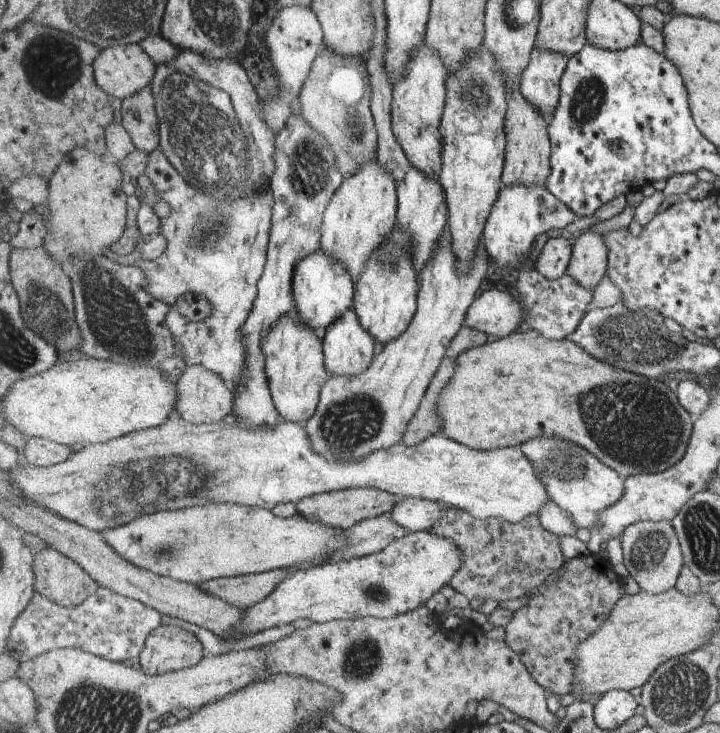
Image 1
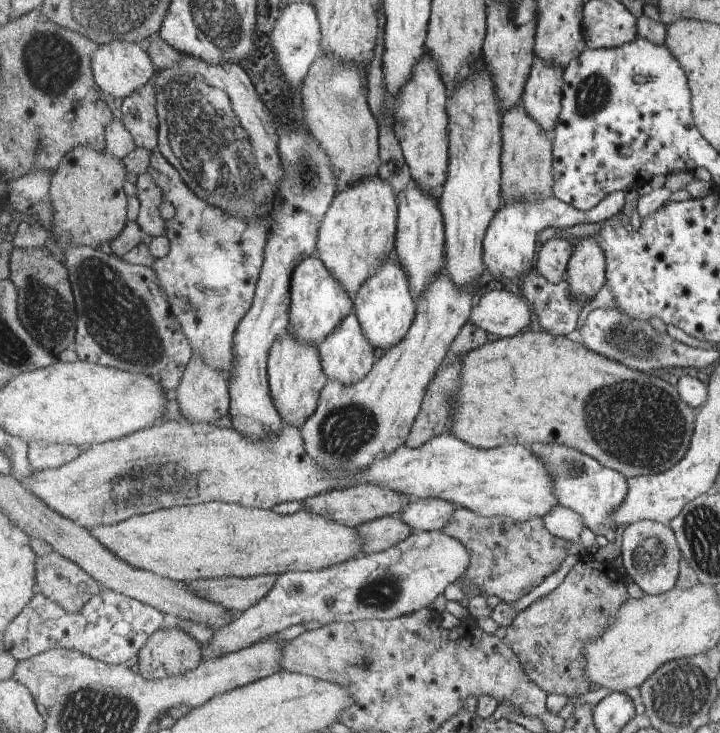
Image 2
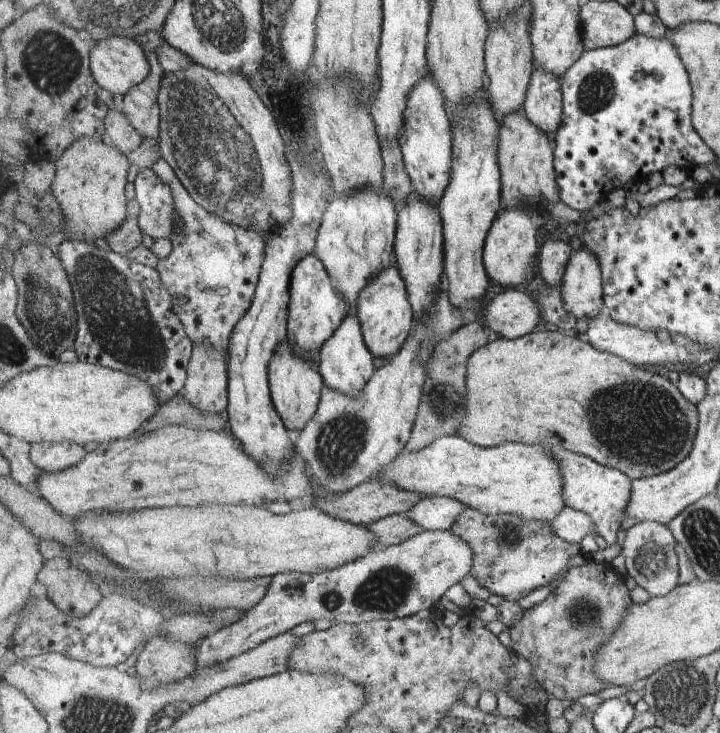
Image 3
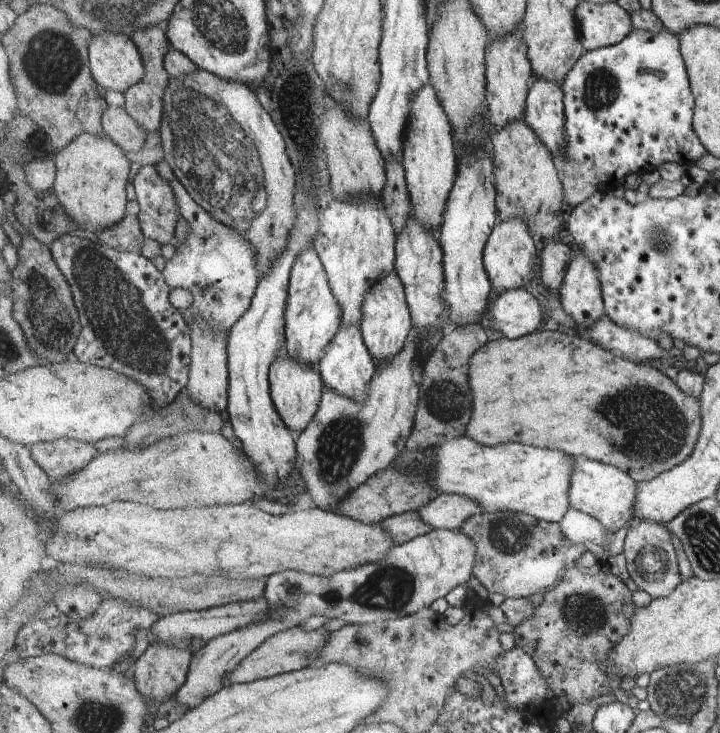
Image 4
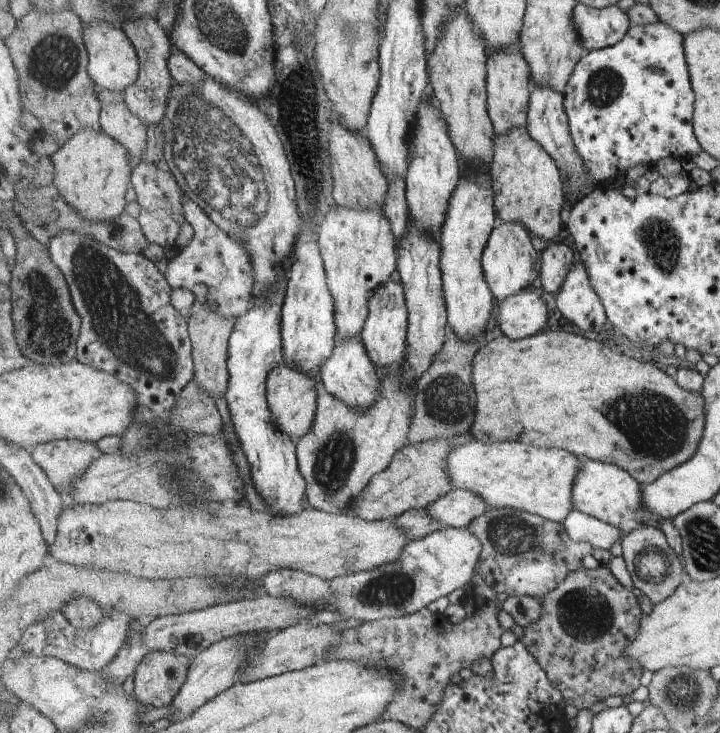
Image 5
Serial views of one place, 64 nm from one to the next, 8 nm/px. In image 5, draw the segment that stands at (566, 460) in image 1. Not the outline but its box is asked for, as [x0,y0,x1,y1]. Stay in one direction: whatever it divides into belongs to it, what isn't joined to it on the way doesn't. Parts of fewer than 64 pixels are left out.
[573,459,655,533]

